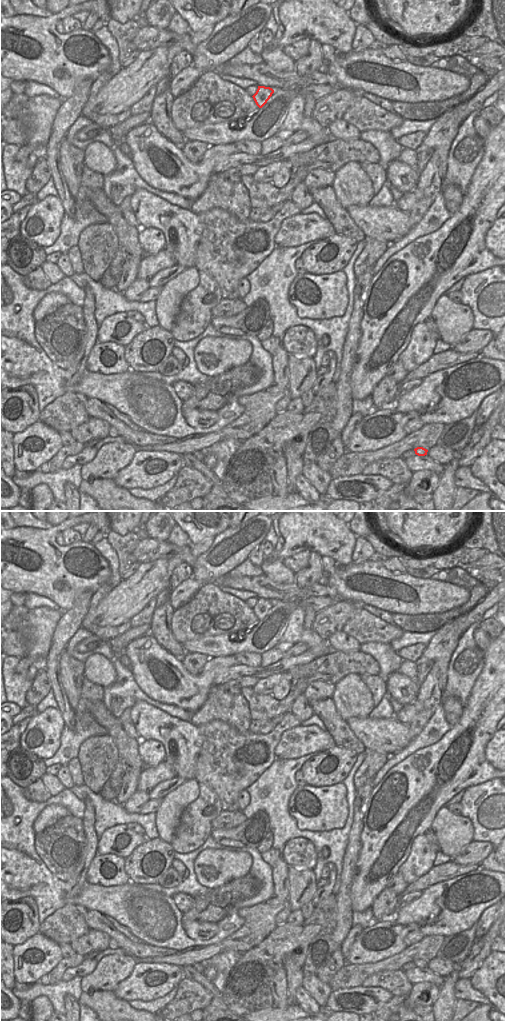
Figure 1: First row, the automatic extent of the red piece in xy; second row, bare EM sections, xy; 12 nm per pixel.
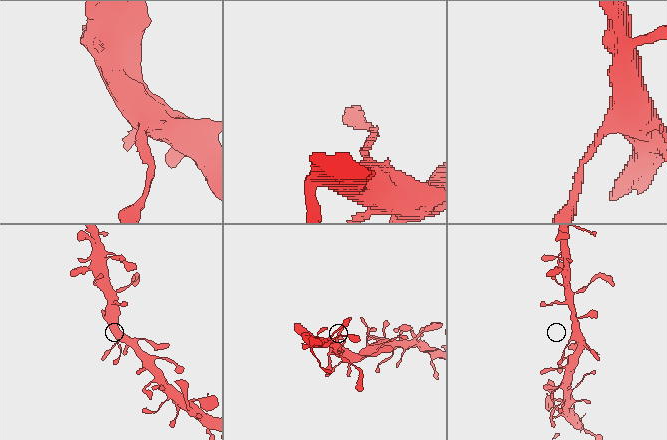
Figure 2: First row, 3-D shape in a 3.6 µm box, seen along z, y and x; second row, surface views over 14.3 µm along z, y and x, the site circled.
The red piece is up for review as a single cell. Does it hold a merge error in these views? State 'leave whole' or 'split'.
leave whole

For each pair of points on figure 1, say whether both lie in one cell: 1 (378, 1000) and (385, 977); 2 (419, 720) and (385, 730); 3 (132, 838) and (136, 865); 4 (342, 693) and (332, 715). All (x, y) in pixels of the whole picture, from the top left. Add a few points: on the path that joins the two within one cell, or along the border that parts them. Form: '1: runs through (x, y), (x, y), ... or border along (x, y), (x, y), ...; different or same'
1: border along (361, 986), (381, 986), (392, 996); different
2: border along (407, 724), (410, 735), (413, 738); different
3: border along (146, 839), (125, 859); different
4: border along (331, 697), (338, 714), (345, 721); different

